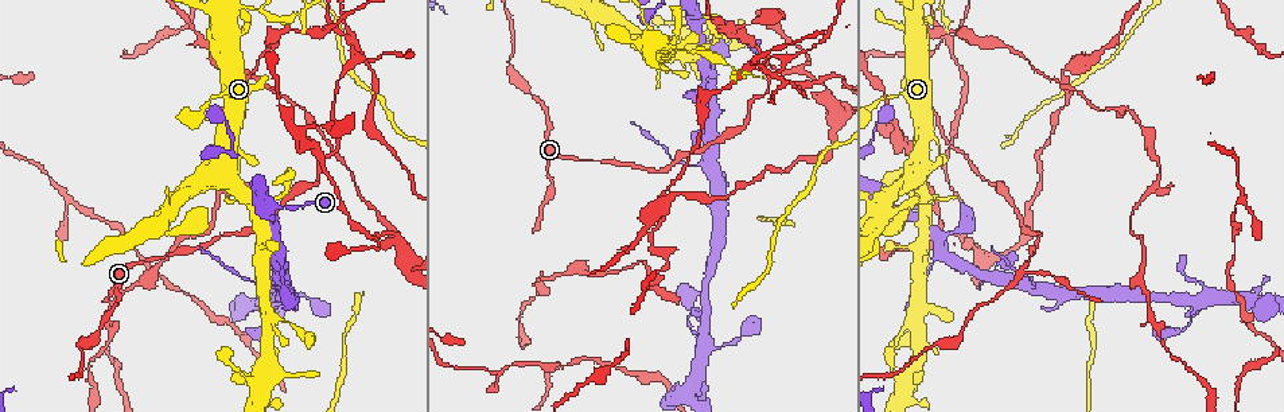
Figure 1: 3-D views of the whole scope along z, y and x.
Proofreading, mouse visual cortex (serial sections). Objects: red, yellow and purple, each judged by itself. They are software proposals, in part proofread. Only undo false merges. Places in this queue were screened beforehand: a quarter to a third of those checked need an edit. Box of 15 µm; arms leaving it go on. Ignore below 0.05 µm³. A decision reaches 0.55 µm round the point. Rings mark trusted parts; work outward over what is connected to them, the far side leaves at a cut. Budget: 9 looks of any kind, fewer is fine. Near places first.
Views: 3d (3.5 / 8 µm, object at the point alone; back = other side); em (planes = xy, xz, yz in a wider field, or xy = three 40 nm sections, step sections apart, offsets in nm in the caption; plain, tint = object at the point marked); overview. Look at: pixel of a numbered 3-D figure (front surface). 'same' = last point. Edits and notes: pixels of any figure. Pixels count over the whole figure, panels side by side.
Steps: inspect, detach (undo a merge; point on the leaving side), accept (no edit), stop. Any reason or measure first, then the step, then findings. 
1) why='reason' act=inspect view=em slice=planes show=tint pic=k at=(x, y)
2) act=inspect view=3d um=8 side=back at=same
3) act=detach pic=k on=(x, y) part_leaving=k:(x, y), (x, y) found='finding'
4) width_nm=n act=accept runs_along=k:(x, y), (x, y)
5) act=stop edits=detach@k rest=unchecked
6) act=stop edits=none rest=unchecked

why='thick turns thin' act=inspect view=3d um=3.5 pic=1 at=(875, 219)

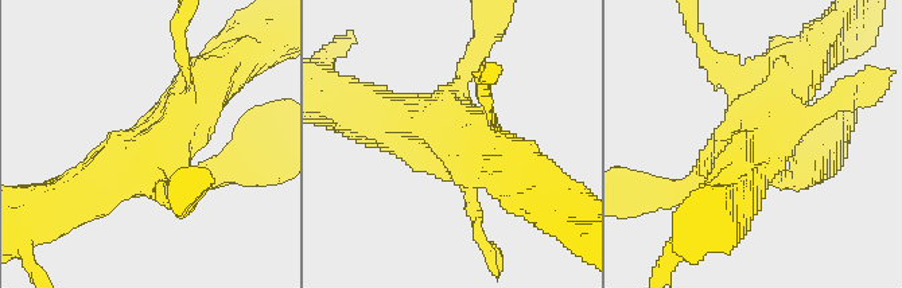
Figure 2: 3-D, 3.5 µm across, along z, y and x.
why='now the EM' act=inspect view=em slice=xy step=3 show=tint pic=2 at=(756, 140)

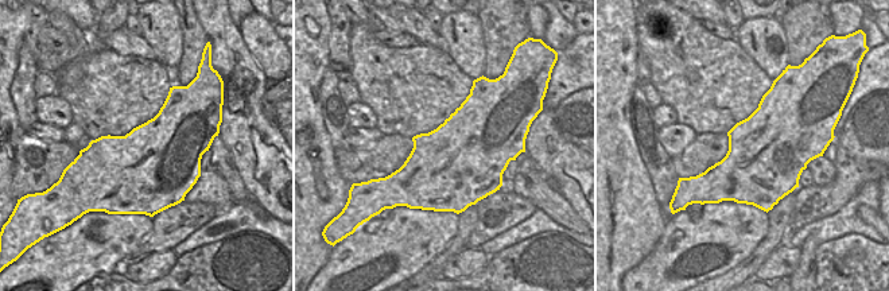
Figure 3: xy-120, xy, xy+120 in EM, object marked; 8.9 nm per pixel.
act=accept runs_along=2:(240, 57), (158, 148), (116, 168) found='one cell here'

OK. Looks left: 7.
why='sharp bend' act=inspect view=3d um=3.5 pic=1 at=(942, 37)

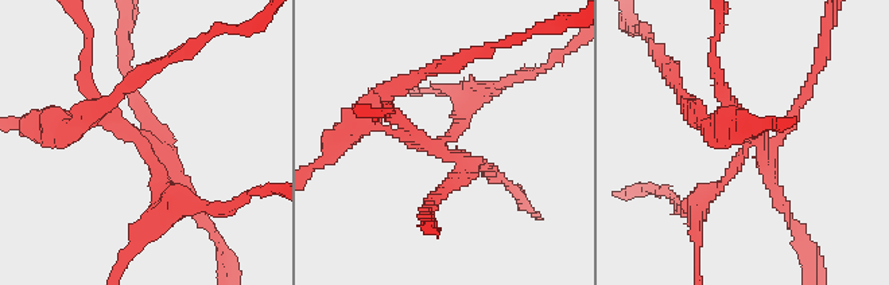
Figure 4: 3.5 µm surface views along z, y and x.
act=inspect view=em slice=xy step=5 show=tint pic=4 at=(437, 144)

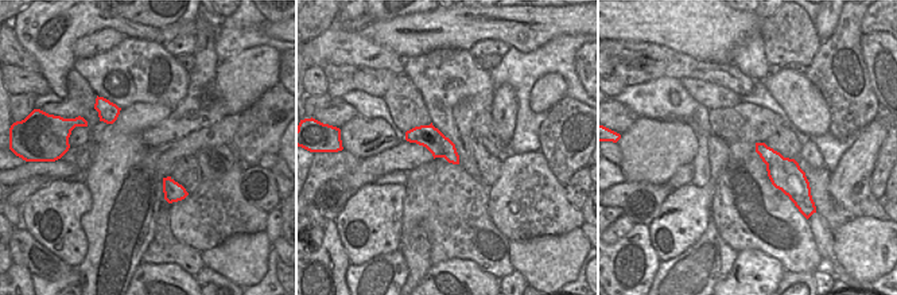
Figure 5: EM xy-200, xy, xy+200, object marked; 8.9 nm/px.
act=detach pic=4 on=(90, 113) border=5:(442, 134), (441, 156) found='two cells meet here'

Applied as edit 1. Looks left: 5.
why='redraw' act=inspect view=overview

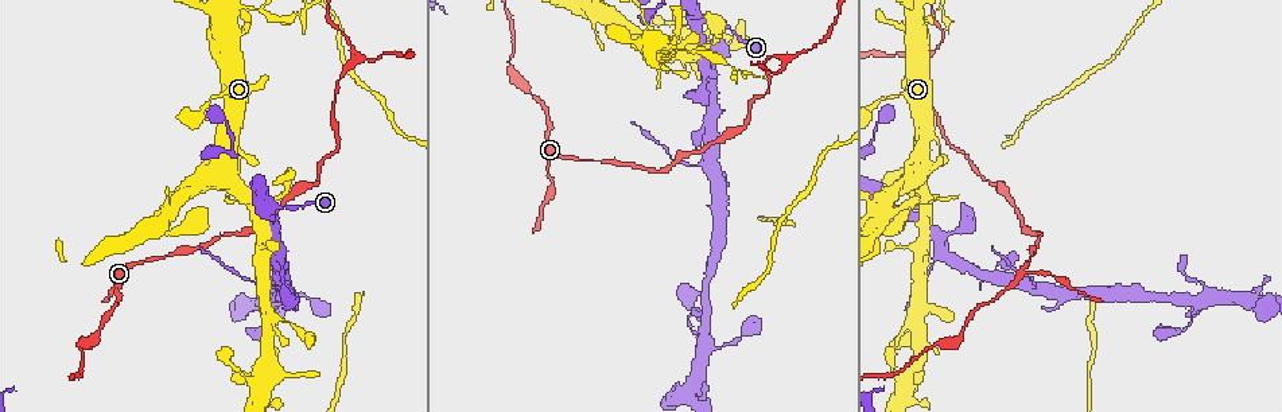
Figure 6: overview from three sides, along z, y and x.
why='branch point' act=inspect view=3d um=8 side=back pic=6 at=(688, 53)

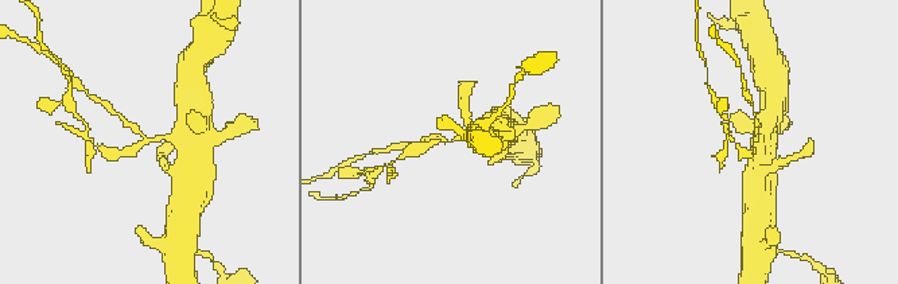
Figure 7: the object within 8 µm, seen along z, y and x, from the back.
act=inspect view=3d um=3.5 pic=7 at=(452, 140)

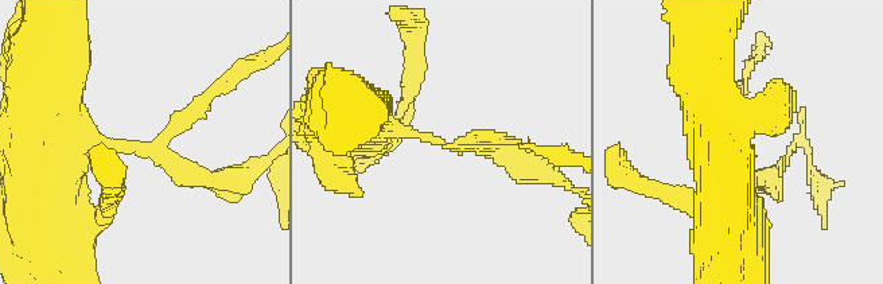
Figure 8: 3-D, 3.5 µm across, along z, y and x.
arms=3 arm_widths_nm=150,200,400 why='shape alone is not enough' act=inspect view=em slice=xy step=5 show=tint pic=8 at=(138, 149)

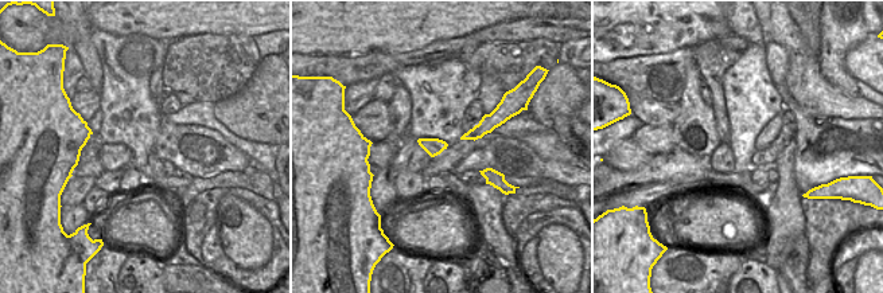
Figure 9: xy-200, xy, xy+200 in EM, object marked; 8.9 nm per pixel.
act=detach pic=8 on=(486, 146) part_leaving=8:(439, 140), (502, 151), (555, 179) found='two cells meet here'

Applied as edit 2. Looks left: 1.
act=stop edits=detach@4,detach@8 rest=unchecked

